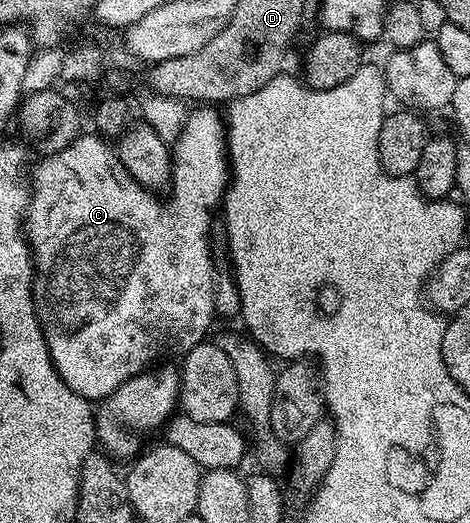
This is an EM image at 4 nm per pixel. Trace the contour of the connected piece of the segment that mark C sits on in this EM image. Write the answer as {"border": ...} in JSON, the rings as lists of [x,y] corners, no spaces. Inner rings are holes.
{"border":[[[202,104],[197,108],[191,109],[186,115],[186,122],[183,125],[181,132],[178,137],[172,142],[172,165],[170,168],[170,184],[168,187],[168,195],[170,194],[170,199],[167,200],[166,206],[161,202],[159,195],[152,190],[146,190],[138,183],[136,180],[132,180],[132,176],[124,168],[124,164],[117,156],[117,153],[112,149],[105,137],[99,136],[97,133],[91,132],[92,134],[82,134],[79,136],[75,142],[70,142],[67,144],[63,150],[58,150],[55,154],[50,154],[38,167],[33,167],[32,170],[32,193],[30,196],[30,206],[26,210],[26,216],[24,219],[24,233],[27,242],[30,243],[30,252],[34,255],[34,300],[38,307],[39,315],[47,316],[46,314],[54,314],[54,322],[47,321],[45,323],[44,329],[46,332],[46,343],[50,349],[50,355],[54,361],[54,367],[56,372],[64,380],[64,384],[68,384],[68,388],[72,388],[72,392],[76,392],[80,397],[87,400],[104,400],[112,392],[116,392],[116,388],[120,388],[120,384],[124,384],[132,376],[141,374],[143,370],[147,369],[151,364],[157,363],[159,360],[157,358],[162,358],[165,354],[178,354],[177,356],[185,356],[188,351],[192,348],[196,348],[196,344],[207,341],[208,335],[206,334],[210,330],[210,325],[214,322],[214,258],[210,255],[210,225],[214,222],[214,213],[219,213],[220,207],[223,205],[224,199],[226,197],[226,187],[232,177],[230,173],[230,159],[228,157],[228,151],[226,148],[226,124],[221,113],[218,114],[213,105]]]}

